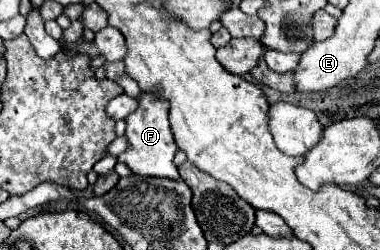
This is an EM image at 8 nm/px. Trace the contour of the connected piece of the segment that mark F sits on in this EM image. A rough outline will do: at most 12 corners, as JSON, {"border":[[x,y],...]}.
{"border":[[139,94],[117,156],[139,176],[181,178],[169,104]]}

